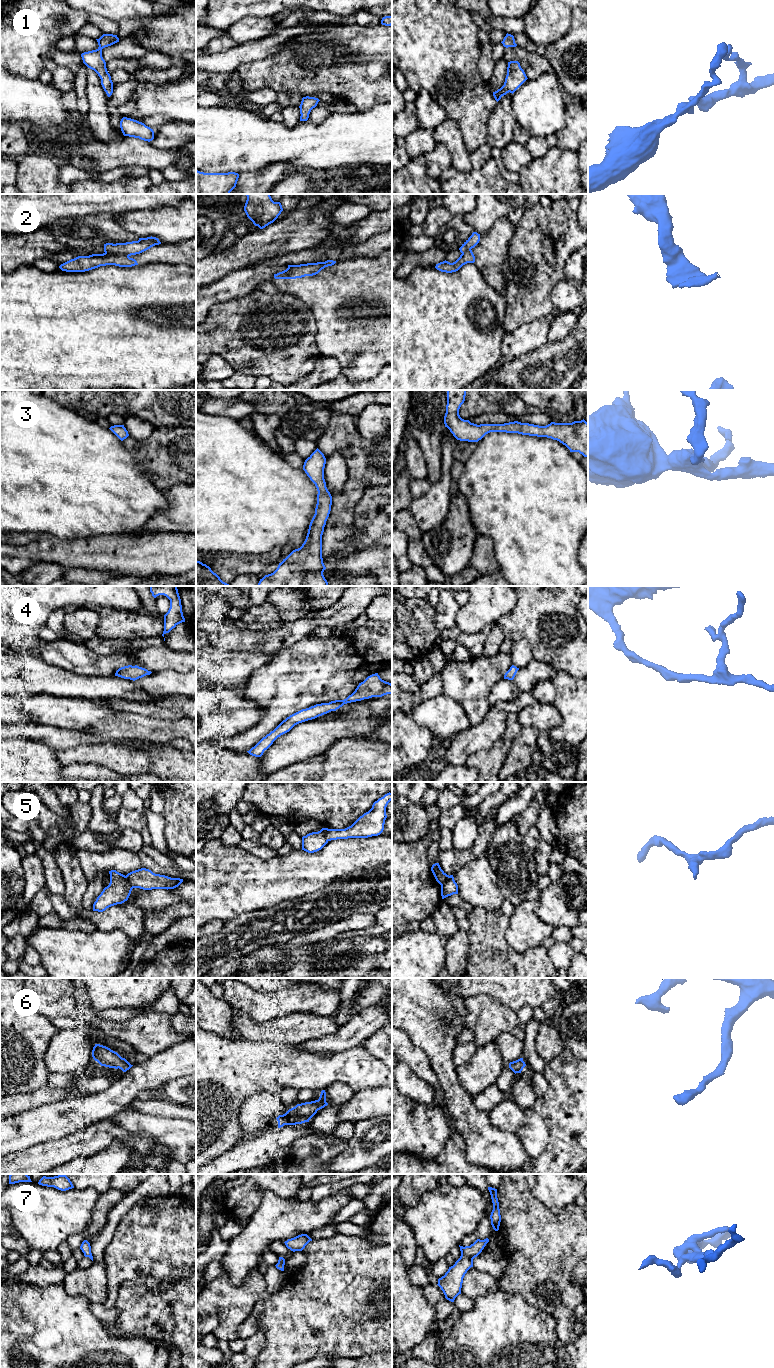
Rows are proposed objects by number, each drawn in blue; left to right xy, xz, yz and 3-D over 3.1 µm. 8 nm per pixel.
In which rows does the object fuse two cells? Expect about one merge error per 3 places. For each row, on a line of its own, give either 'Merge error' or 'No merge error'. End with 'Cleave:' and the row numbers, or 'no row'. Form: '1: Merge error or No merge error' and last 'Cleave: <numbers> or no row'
1: No merge error
2: Merge error
3: No merge error
4: No merge error
5: Merge error
6: No merge error
7: No merge error
Cleave: 2, 5

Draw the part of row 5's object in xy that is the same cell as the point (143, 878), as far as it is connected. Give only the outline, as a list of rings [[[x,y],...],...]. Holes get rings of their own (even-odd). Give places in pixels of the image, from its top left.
[[[141,868],[128,873],[126,879],[132,888],[140,888],[143,890],[174,889],[183,882],[183,879],[155,874],[146,868]]]

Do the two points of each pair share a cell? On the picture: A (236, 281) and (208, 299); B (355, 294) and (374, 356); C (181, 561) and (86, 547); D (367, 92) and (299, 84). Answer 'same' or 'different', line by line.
A: same
B: same
C: same
D: same

